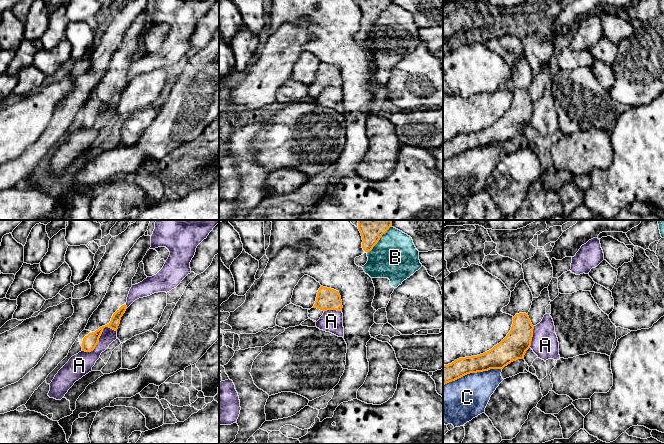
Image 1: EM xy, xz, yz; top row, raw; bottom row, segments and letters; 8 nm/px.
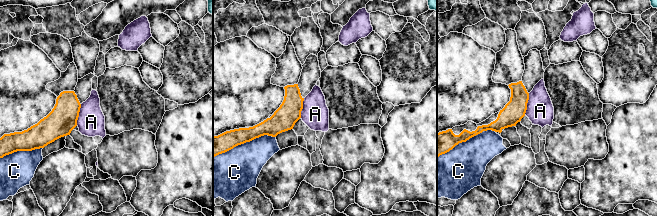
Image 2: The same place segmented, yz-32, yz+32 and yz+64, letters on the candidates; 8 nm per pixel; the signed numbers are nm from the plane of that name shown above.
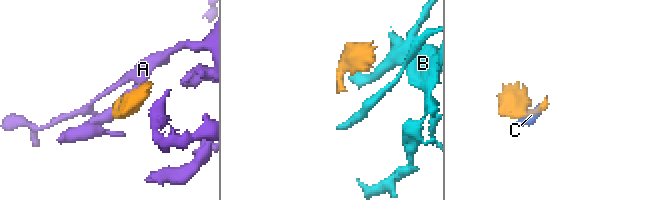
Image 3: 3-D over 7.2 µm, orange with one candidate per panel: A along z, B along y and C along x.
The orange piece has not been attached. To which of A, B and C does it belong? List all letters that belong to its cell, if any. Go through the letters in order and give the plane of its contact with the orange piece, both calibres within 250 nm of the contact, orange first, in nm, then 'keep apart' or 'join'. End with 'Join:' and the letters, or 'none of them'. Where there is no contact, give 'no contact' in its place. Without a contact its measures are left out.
A: contact in xy; calibres 120 and 170 nm; keep apart
B: contact in xz; calibres 160 and 360 nm; keep apart
C: contact in yz; calibres 180 and 340 nm; keep apart
Join: none of them

